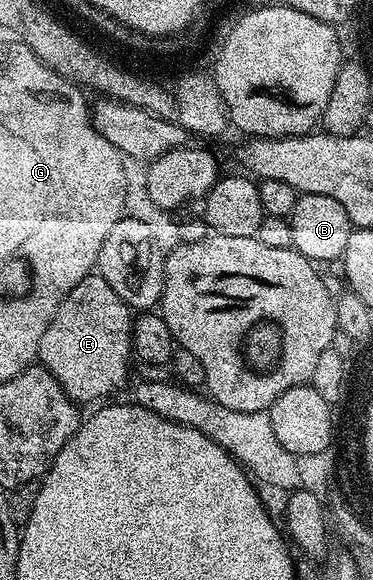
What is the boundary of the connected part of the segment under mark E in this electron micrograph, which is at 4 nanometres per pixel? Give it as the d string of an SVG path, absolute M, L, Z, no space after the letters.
M91 274L66 295L64 302L60 302L60 310L56 310L52 322L48 322L48 330L44 330L44 338L40 338L37 363L57 378L64 394L68 394L68 398L75 404L93 405L105 401L110 398L105 396L110 396L117 388L125 386L126 375L132 372L130 360L132 361L133 335L132 309L122 301L120 294L116 294L116 290L112 290L112 286L108 286L108 282L104 282L102 276Z

